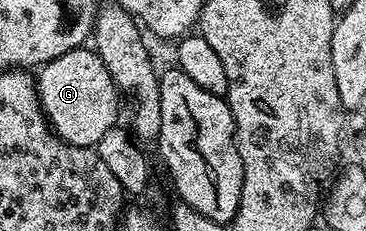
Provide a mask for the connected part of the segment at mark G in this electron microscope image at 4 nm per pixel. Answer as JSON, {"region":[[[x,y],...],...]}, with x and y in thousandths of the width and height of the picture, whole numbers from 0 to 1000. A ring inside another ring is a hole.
{"region":[[[235,199],[205,221],[178,229],[145,264],[117,277],[101,307],[101,372],[107,381],[107,450],[117,459],[139,563],[172,597],[180,619],[202,636],[260,636],[298,576],[298,558],[317,545],[325,498],[331,416],[314,381],[309,333],[298,333],[298,299],[276,264],[276,247],[254,212]]]}

